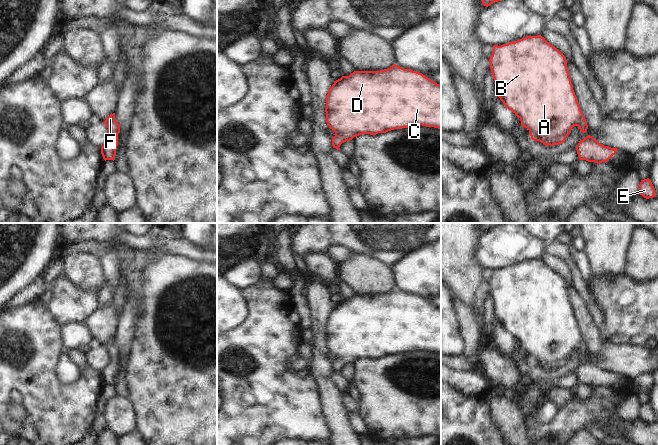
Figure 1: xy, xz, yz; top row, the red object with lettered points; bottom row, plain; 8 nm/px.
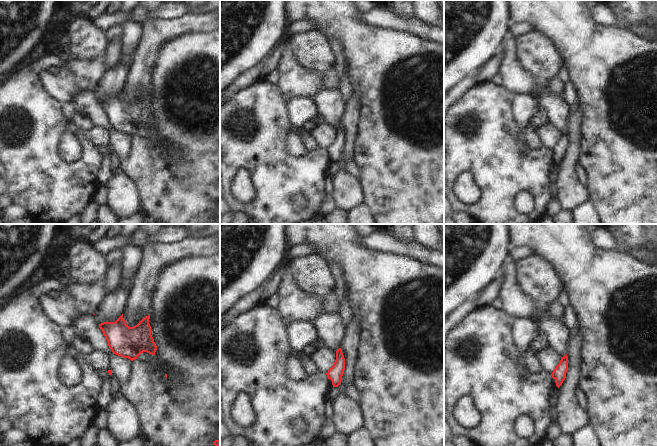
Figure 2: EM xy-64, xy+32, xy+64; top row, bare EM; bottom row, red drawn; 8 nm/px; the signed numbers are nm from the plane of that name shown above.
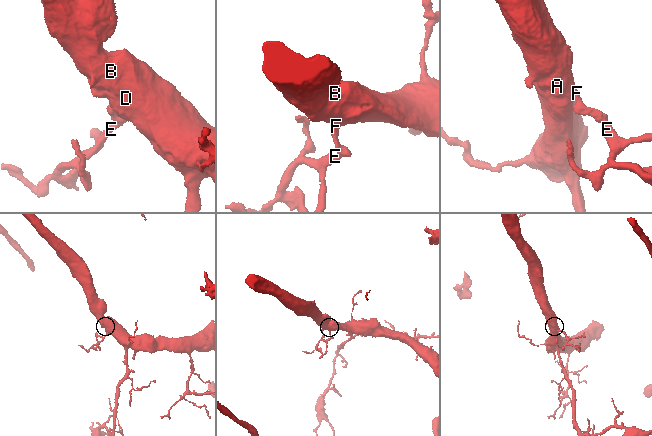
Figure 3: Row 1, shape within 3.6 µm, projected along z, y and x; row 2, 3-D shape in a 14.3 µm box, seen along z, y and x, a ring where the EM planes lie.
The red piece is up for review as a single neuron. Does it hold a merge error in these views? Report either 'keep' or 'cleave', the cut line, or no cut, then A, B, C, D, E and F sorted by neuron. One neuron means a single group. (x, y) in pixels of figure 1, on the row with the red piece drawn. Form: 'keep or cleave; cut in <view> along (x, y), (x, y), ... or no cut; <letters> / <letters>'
keep; no cut; A B C D E F

